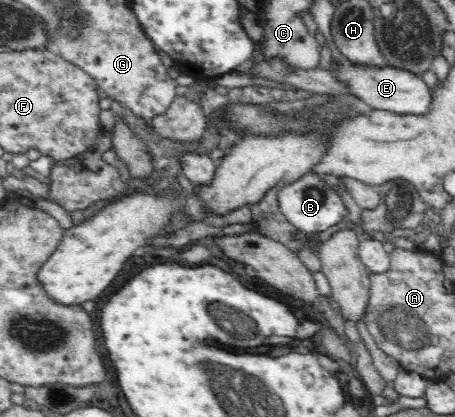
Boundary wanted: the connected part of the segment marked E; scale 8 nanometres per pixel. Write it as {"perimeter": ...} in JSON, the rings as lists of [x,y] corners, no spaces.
{"perimeter":[[[347,58],[332,59],[328,71],[339,82],[345,82],[350,94],[357,96],[375,110],[388,110],[392,113],[423,116],[430,110],[432,89],[418,74],[391,66],[361,65]]]}

